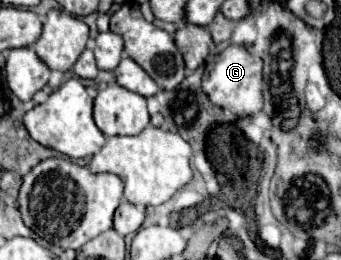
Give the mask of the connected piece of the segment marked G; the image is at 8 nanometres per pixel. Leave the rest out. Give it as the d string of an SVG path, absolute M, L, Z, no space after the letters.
M228 46L206 62L202 76L202 90L212 104L230 108L234 114L256 114L262 108L262 58L250 54L246 48Z

